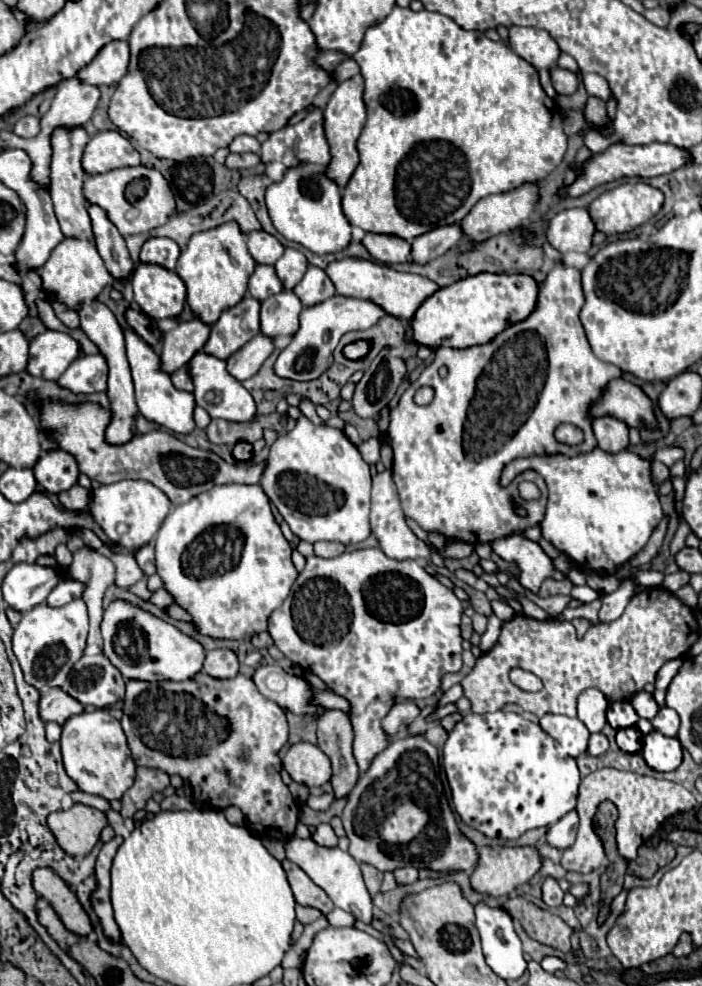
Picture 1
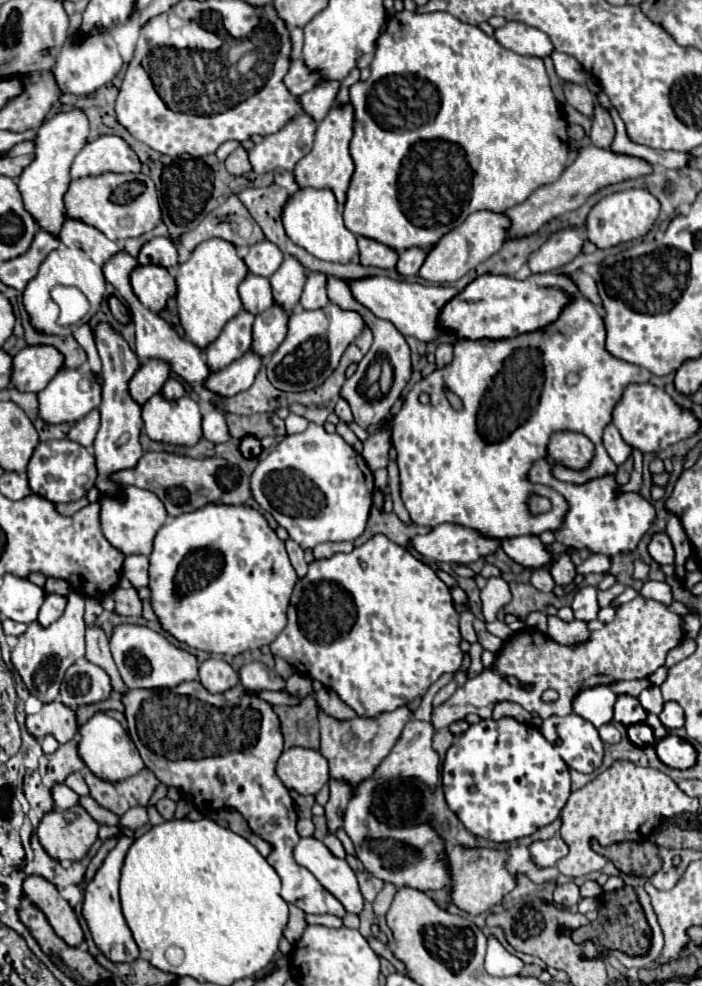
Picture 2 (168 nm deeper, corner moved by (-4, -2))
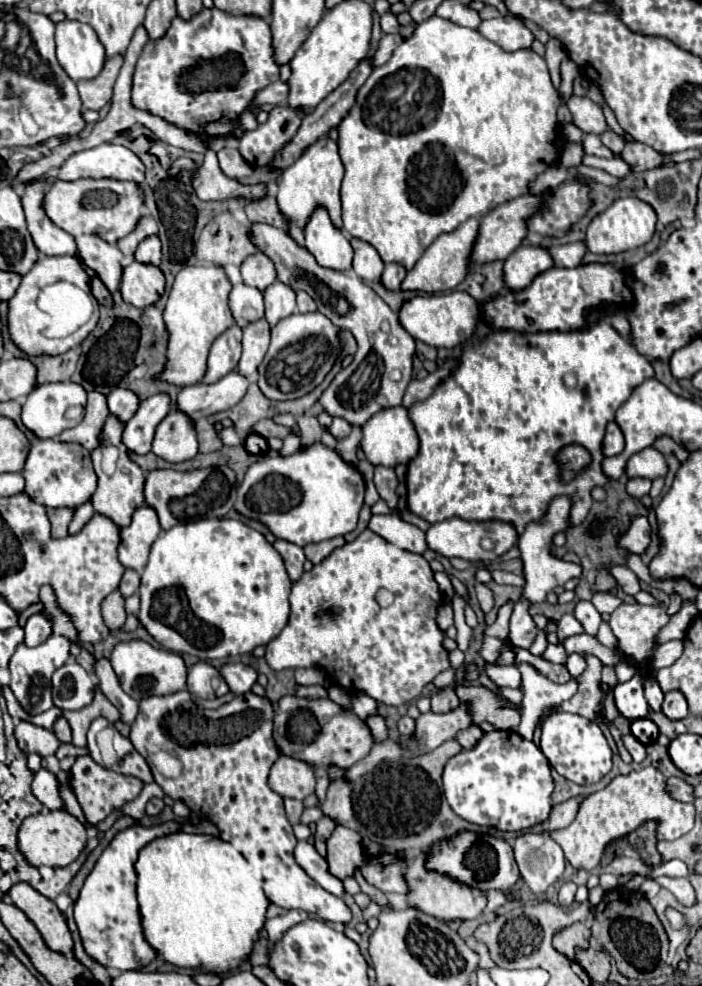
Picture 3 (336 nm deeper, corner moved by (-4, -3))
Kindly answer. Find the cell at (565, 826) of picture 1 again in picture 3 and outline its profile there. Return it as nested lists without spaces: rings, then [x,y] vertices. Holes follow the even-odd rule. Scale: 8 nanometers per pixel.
[[[523,834],[513,844],[515,860],[529,890],[545,892],[565,870],[563,850],[549,834]]]

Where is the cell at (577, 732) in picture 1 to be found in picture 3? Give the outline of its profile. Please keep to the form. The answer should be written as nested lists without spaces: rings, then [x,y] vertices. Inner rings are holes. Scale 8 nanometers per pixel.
[[[557,712],[551,714],[541,728],[541,750],[549,758],[549,764],[567,780],[577,784],[595,784],[611,770],[611,748],[593,720],[587,720],[577,714]]]

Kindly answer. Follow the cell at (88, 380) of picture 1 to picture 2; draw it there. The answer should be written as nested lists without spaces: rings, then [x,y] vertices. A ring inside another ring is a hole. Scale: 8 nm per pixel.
[[[59,369],[57,375],[49,381],[49,385],[37,393],[39,399],[39,419],[47,425],[61,425],[61,423],[77,423],[89,411],[99,407],[101,403],[101,387],[95,381],[93,373],[79,373],[75,369]]]

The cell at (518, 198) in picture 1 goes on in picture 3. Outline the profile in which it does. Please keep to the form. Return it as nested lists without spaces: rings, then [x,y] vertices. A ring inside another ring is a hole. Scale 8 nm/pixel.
[[[469,218],[457,230],[453,230],[449,234],[441,234],[429,246],[429,250],[425,250],[425,254],[419,258],[419,262],[413,266],[413,270],[407,272],[401,288],[403,290],[421,290],[421,292],[429,292],[429,294],[453,290],[457,284],[461,284],[465,280],[467,272],[471,270],[471,254],[473,254],[477,236],[479,236],[479,220],[477,218]]]

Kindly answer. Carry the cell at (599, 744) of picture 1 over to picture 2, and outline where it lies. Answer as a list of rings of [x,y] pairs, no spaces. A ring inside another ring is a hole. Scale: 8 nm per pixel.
[[[611,723],[601,725],[601,727],[599,727],[599,735],[601,735],[601,739],[603,739],[605,743],[619,743],[619,741],[621,741],[621,733],[619,733],[617,727],[613,727]]]

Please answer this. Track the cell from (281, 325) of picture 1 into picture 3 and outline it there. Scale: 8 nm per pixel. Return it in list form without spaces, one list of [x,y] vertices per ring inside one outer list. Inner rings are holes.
[[[265,318],[251,322],[249,326],[243,328],[243,356],[237,364],[237,370],[243,376],[253,376],[269,348],[271,340],[271,326]]]

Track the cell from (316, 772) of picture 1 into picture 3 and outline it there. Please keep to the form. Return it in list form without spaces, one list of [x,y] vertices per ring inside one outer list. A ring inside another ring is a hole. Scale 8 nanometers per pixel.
[[[281,754],[271,768],[269,786],[283,798],[303,800],[315,792],[315,768],[309,762]]]

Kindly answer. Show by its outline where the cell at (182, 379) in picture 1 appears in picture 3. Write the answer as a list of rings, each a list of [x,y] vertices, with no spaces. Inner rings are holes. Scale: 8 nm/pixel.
[[[159,392],[143,400],[137,414],[125,424],[125,434],[123,434],[125,446],[129,446],[131,452],[147,454],[151,450],[153,430],[169,410],[171,410],[171,398],[167,392]]]

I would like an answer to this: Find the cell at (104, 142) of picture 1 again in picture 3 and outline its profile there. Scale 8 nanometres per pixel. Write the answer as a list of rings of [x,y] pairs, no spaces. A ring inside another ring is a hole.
[[[105,142],[95,148],[77,152],[65,160],[59,168],[59,180],[79,180],[79,178],[113,178],[113,180],[133,180],[143,182],[145,166],[137,154],[133,154],[123,144]]]

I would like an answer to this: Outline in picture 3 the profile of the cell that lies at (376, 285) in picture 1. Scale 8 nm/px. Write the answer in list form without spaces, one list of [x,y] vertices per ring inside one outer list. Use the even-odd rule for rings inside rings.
[[[445,292],[445,294],[427,294],[415,296],[403,302],[399,310],[399,324],[415,338],[435,348],[453,348],[467,338],[471,338],[477,322],[479,322],[479,306],[465,292]]]

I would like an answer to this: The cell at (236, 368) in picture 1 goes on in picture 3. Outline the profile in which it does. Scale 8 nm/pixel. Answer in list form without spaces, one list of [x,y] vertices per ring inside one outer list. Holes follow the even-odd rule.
[[[233,370],[213,384],[197,382],[197,384],[185,386],[179,392],[177,408],[185,410],[193,420],[199,420],[209,414],[233,408],[245,396],[247,386],[249,386],[249,380],[237,370]]]

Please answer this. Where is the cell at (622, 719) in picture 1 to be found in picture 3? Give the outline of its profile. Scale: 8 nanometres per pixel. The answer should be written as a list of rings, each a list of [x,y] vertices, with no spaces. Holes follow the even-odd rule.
[[[635,676],[629,682],[617,684],[613,690],[615,696],[615,706],[617,710],[627,718],[627,720],[639,720],[647,718],[649,706],[643,696],[643,684],[635,680]]]

